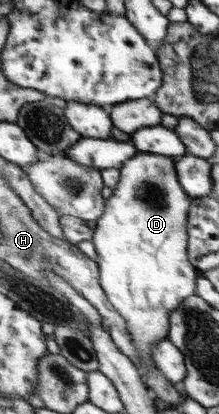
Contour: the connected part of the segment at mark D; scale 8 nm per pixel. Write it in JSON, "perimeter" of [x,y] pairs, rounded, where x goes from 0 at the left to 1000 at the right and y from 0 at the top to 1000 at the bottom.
{"perimeter":[[[626,370],[607,382],[594,382],[548,406],[553,430],[543,444],[516,459],[511,471],[484,481],[484,500],[475,514],[438,531],[438,548],[429,551],[425,585],[438,594],[447,614],[447,643],[457,645],[457,684],[475,693],[475,703],[493,713],[493,722],[516,732],[516,739],[562,761],[580,775],[589,802],[621,831],[621,845],[639,855],[639,865],[658,874],[703,874],[699,843],[726,824],[767,816],[781,792],[781,754],[817,746],[840,729],[895,710],[895,681],[918,662],[895,643],[881,643],[872,623],[858,611],[863,563],[858,563],[858,512],[877,490],[868,476],[845,461],[813,432],[813,415],[804,408],[804,391],[813,382],[799,377],[753,377],[744,372],[699,370]]]}

